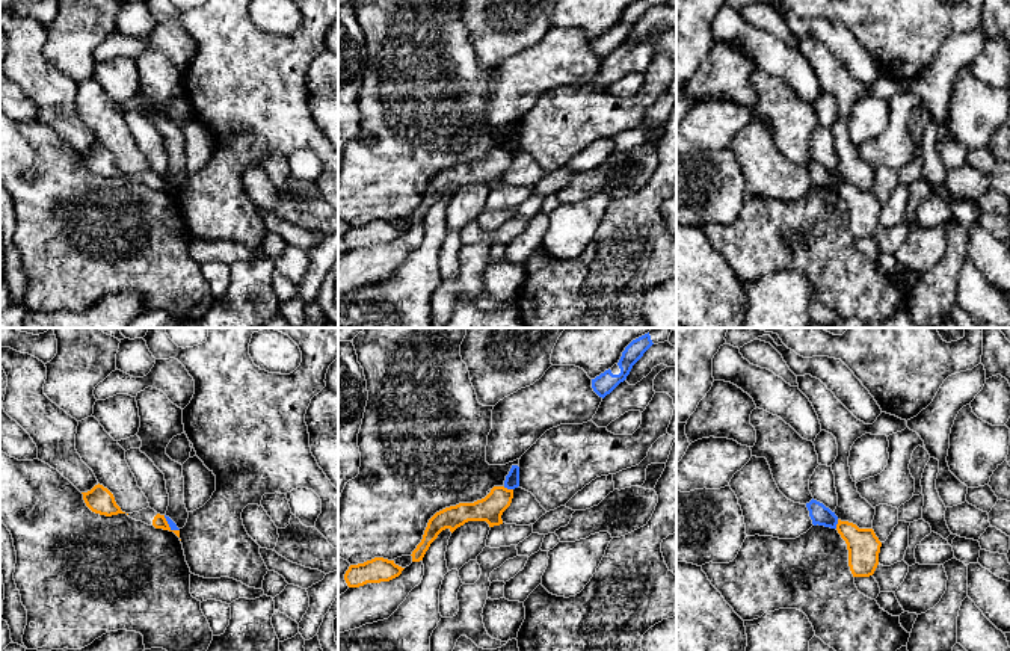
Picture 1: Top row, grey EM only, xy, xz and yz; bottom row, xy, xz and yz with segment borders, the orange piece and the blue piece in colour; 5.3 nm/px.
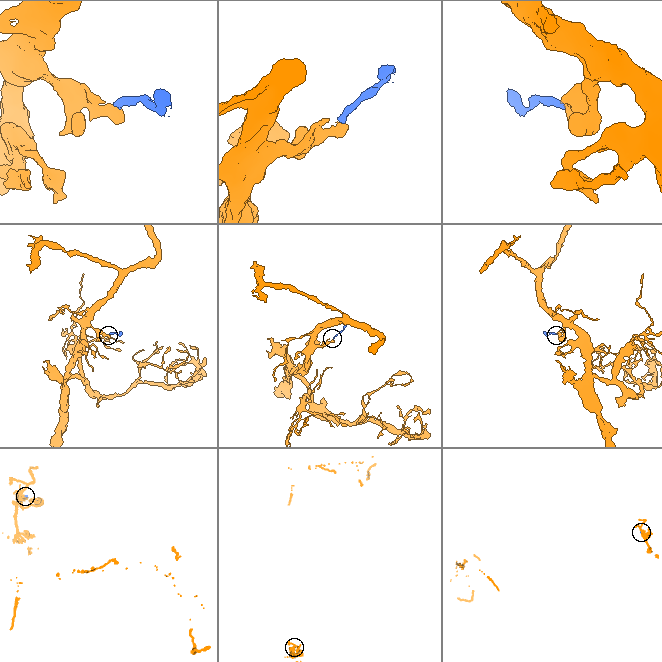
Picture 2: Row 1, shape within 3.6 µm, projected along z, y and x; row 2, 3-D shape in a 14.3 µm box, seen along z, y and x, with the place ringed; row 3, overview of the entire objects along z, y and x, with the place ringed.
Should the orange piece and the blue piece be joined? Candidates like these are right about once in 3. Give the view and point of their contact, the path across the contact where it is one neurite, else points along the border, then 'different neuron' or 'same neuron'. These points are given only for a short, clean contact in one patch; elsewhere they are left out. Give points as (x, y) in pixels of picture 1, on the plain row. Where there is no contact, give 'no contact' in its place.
meets orange in xz at (506, 150); border along xz (503, 148), (512, 151); different neuron

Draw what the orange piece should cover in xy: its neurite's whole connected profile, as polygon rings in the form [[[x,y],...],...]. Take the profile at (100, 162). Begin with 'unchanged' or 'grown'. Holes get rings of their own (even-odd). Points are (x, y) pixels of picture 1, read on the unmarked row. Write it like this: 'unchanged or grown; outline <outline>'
unchanged; outline [[[100,145],[95,147],[91,153],[82,156],[86,168],[95,175],[106,178],[125,175],[116,166],[113,156]]]

